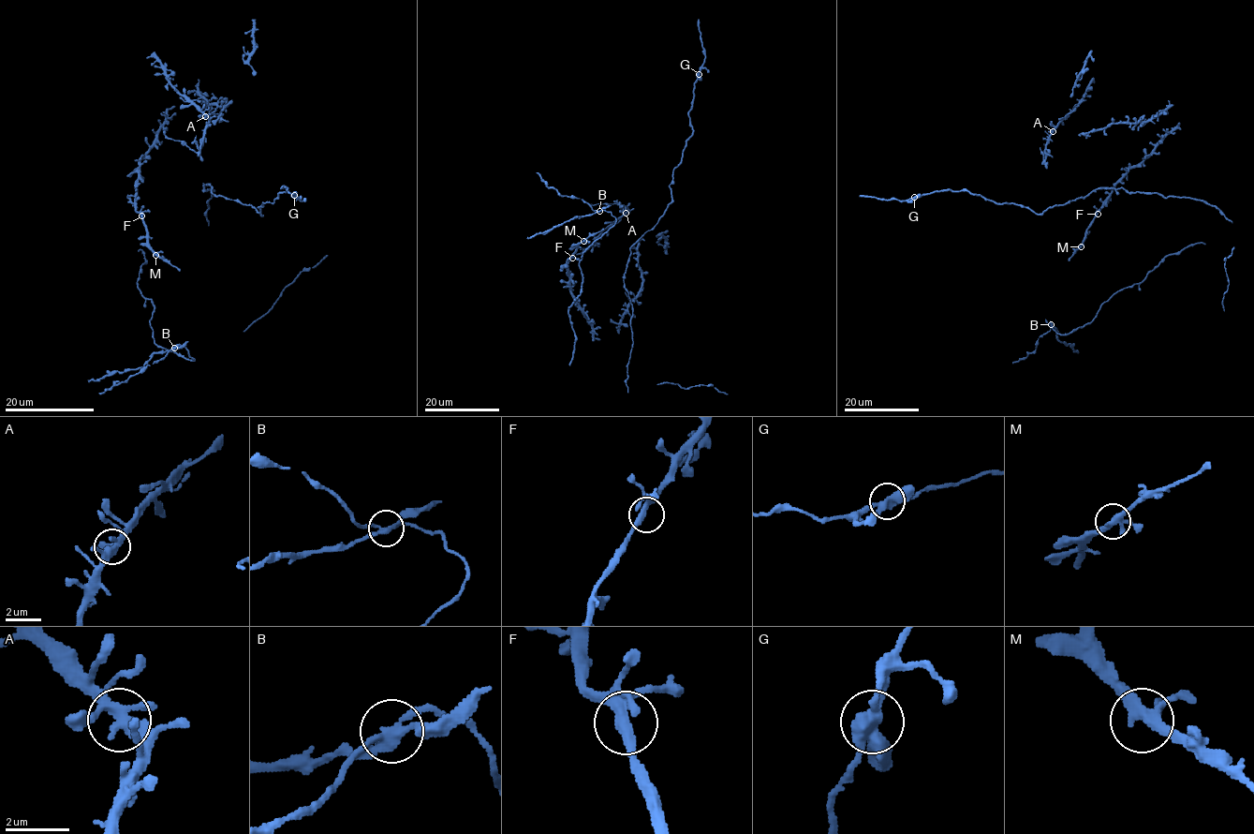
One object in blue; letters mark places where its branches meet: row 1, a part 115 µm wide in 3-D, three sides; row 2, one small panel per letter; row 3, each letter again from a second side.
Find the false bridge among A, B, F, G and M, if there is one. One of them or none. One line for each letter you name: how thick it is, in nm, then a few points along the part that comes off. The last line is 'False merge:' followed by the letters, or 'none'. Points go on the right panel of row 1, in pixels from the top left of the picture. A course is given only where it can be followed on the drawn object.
B: 260 nm thick; foreign part runs (1051, 324), (1055, 329), (1056, 337), (1077, 352)
False merge: B

